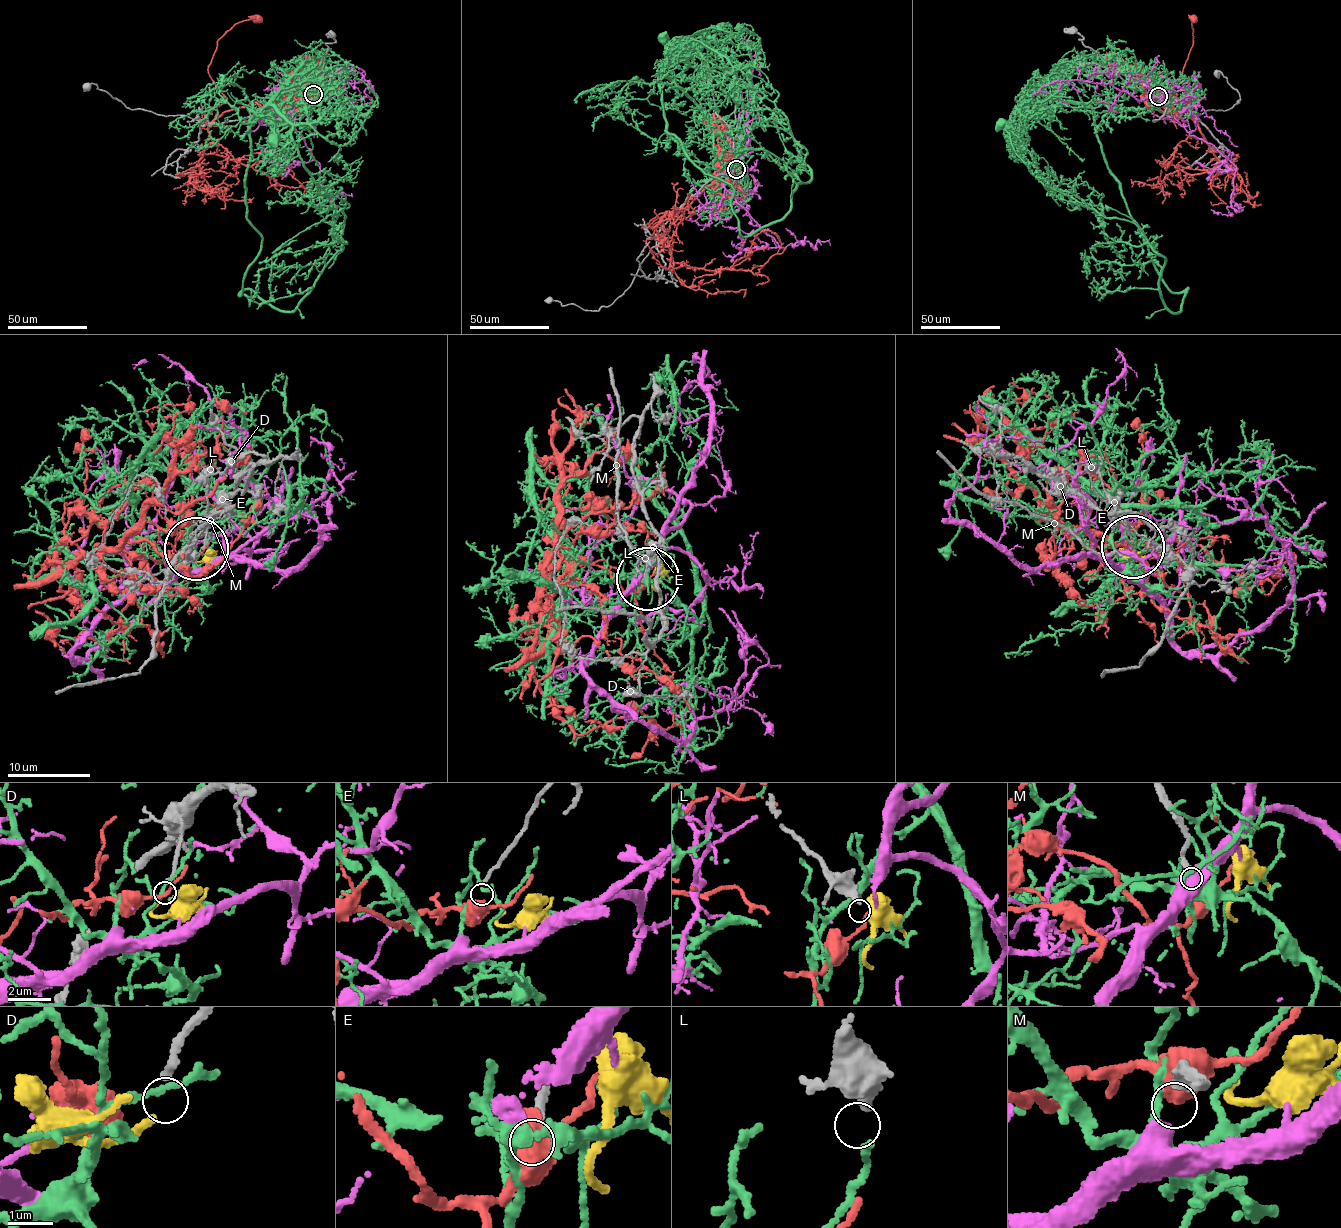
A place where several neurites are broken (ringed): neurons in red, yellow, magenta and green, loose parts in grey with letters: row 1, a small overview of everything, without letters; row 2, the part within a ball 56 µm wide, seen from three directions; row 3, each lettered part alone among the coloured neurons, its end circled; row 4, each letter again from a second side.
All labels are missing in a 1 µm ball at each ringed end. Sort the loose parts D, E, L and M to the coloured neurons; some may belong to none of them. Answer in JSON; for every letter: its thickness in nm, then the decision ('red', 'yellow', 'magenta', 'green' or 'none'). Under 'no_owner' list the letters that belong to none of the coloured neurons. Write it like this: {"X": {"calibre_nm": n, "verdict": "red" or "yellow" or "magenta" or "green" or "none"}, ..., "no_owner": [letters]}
{"D": {"calibre_nm": 170, "verdict": "yellow"}, "E": {"calibre_nm": 170, "verdict": "red"}, "L": {"calibre_nm": 280, "verdict": "none"}, "M": {"calibre_nm": 260, "verdict": "magenta"}, "no_owner": ["L"]}

